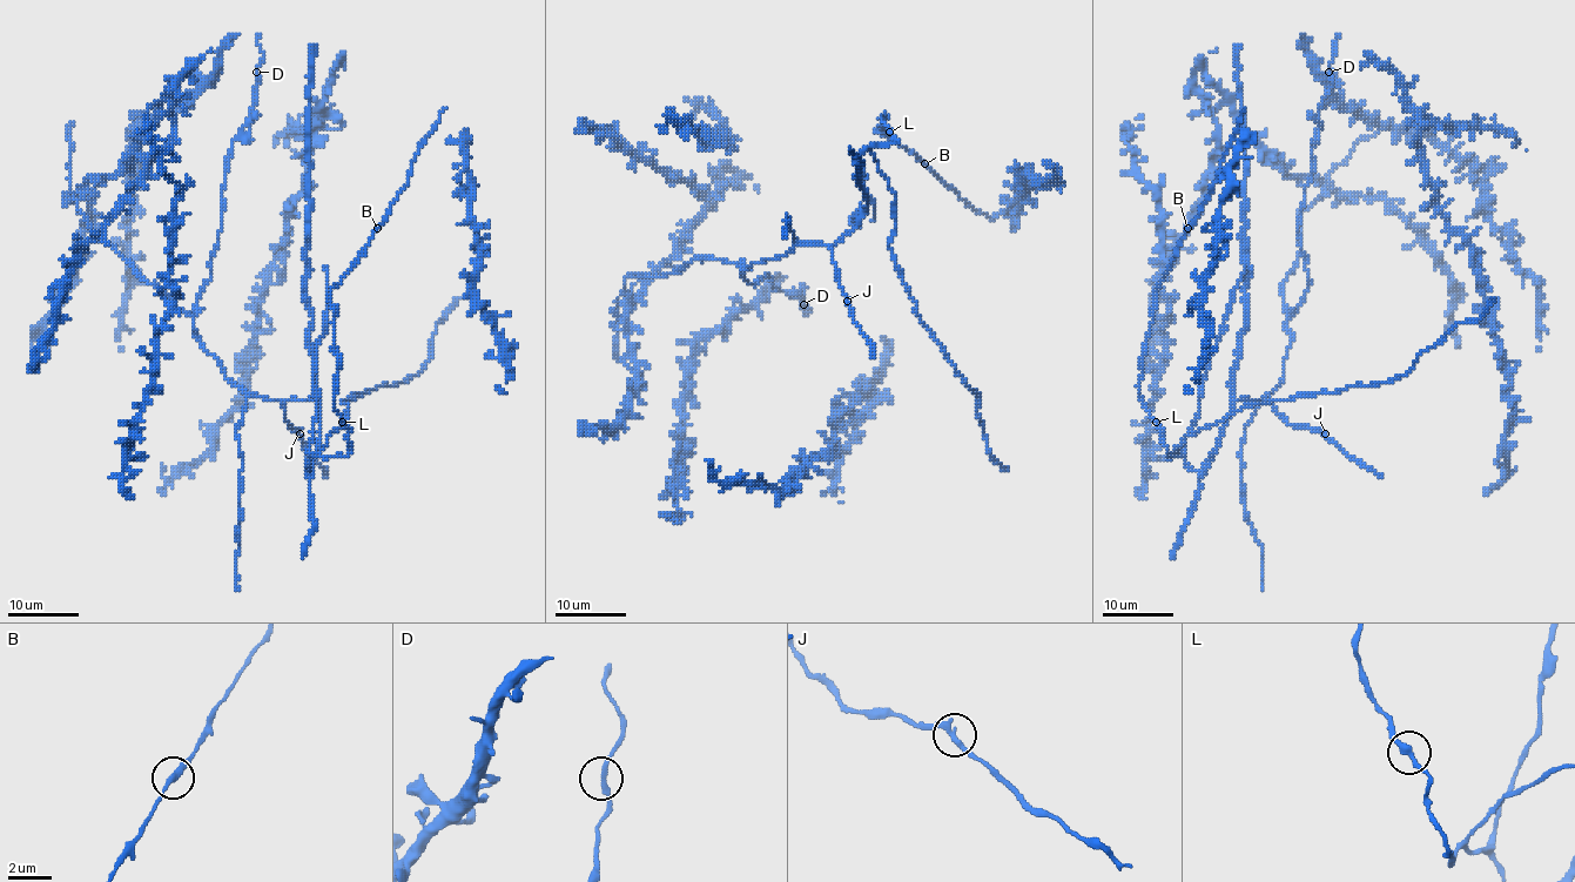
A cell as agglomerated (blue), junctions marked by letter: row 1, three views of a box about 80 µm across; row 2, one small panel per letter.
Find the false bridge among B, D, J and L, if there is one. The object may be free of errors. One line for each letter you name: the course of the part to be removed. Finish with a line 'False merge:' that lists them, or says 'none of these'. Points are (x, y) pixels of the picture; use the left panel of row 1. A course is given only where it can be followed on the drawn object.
False merge: none of these

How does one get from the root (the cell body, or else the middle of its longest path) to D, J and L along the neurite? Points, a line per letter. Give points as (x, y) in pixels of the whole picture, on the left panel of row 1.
D: (222, 368), (200, 339), (194, 305), (210, 277), (210, 258), (222, 220), (228, 156), (249, 118), (256, 72)
J: (222, 368), (226, 378), (253, 396), (277, 399), (288, 424), (300, 432)
L: (222, 368), (253, 396), (320, 404), (310, 471), (313, 453), (349, 453), (342, 422)

